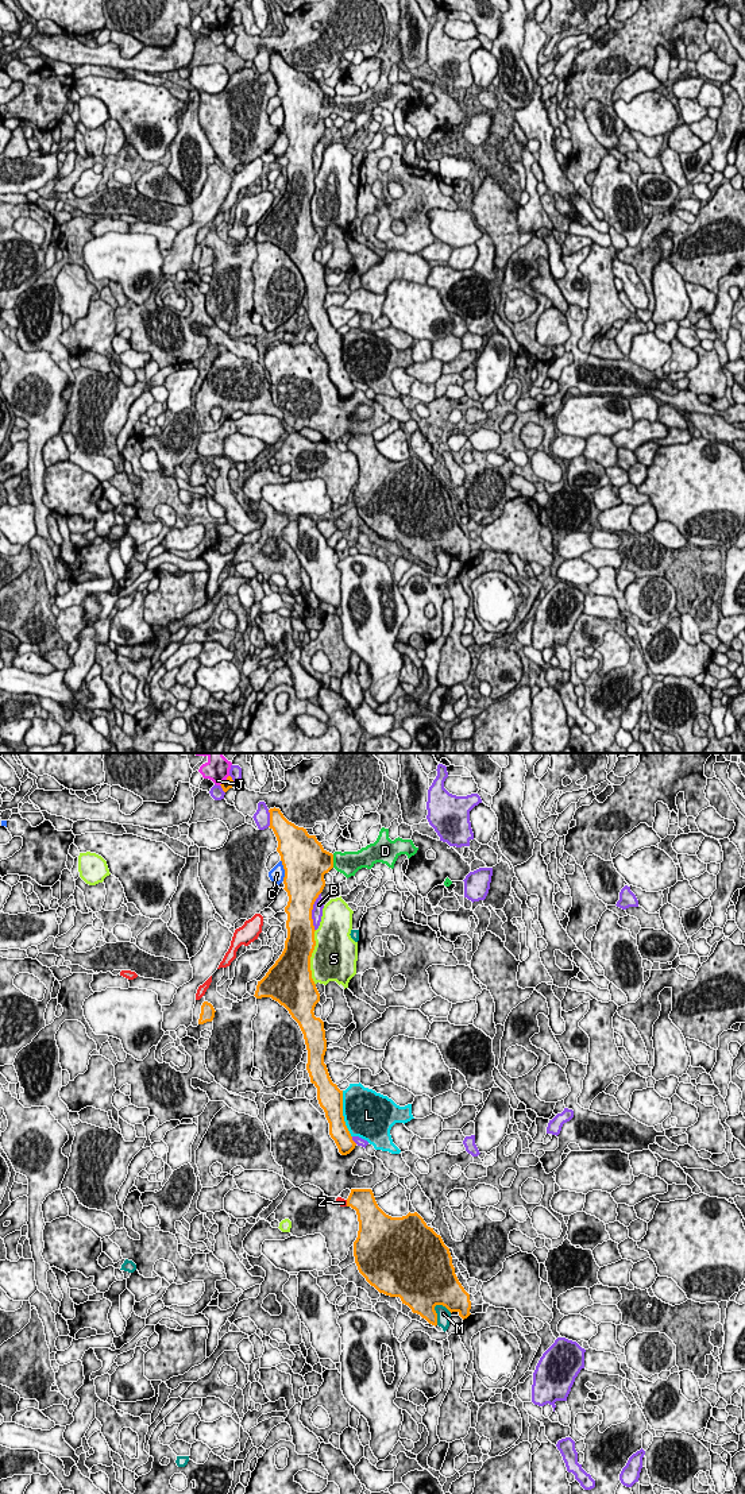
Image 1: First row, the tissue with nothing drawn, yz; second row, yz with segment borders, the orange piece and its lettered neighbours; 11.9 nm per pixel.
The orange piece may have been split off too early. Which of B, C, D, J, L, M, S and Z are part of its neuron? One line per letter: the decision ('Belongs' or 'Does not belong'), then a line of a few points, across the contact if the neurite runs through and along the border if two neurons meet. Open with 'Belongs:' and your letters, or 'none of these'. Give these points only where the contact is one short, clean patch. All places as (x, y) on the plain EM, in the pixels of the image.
Belongs: D
B: Does not belong
C: Does not belong
D: Belongs. Line: yz (312, 105), (332, 105), (348, 107)
J: Does not belong. Line: yz (228, 19), (219, 29)
L: Does not belong
M: Does not belong
S: Does not belong
Z: Does not belong

